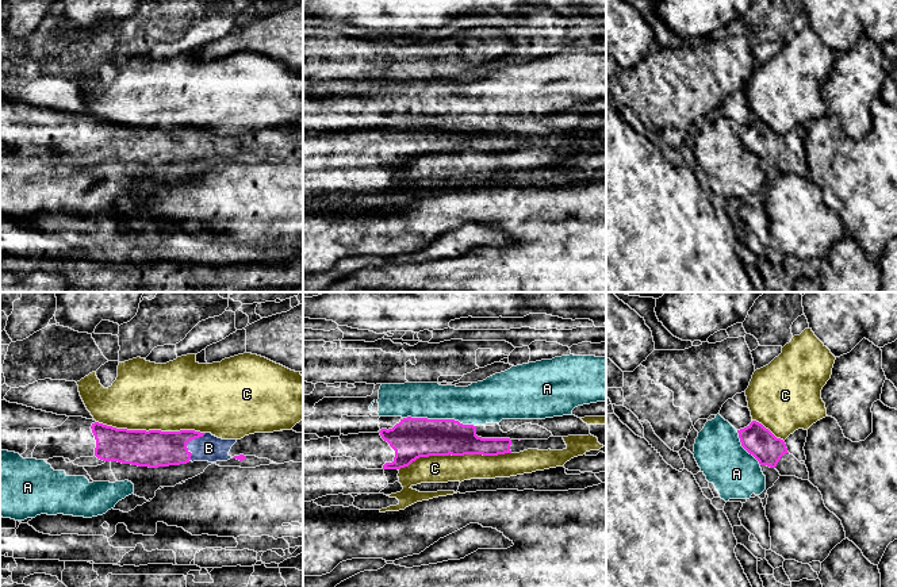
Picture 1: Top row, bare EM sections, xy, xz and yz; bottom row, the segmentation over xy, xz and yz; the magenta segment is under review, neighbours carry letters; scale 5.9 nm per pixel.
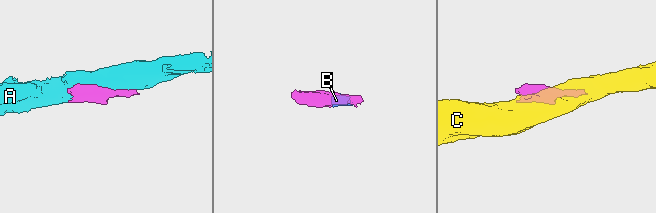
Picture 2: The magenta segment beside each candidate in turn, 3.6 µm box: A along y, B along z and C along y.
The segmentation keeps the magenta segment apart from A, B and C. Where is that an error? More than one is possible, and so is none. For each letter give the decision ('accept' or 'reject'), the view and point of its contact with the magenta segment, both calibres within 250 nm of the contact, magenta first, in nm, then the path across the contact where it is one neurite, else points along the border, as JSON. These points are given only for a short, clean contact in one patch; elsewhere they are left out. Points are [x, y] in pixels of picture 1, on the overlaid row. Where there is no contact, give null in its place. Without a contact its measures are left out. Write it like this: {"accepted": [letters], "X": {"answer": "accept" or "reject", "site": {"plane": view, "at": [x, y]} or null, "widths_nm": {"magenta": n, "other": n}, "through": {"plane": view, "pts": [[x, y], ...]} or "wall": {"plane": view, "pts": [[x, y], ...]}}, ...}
{"accepted": ["B"], "A": {"answer": "reject", "site": {"plane": "xz", "at": [439, 419]}, "widths_nm": {"magenta": 240, "other": 240}}, "B": {"answer": "accept", "site": {"plane": "xy", "at": [188, 441]}, "widths_nm": {"magenta": 220, "other": 160}, "through": {"plane": "xy", "pts": [[154, 448], [180, 448], [188, 441], [195, 447], [209, 448]]}}, "C": {"answer": "reject", "site": {"plane": "xz", "at": [453, 455]}, "widths_nm": {"magenta": 240, "other": 160}}}

